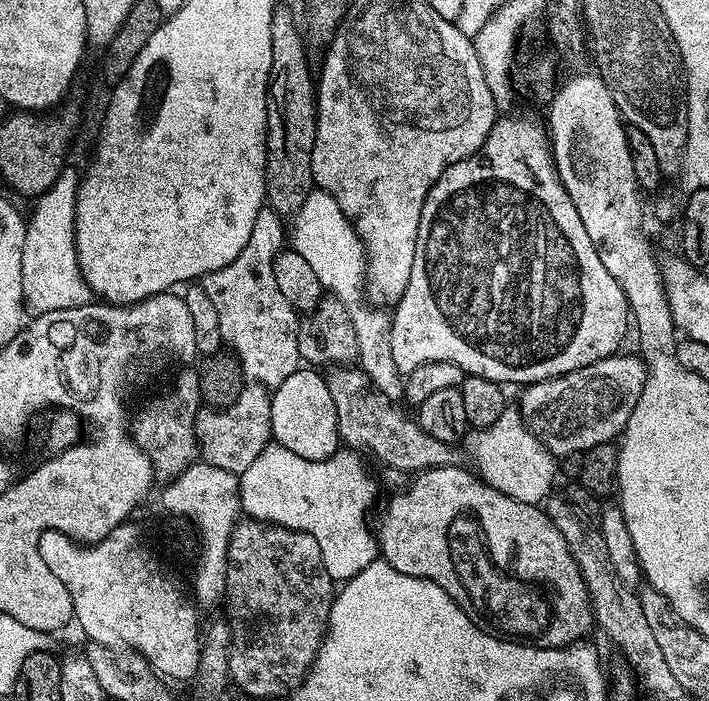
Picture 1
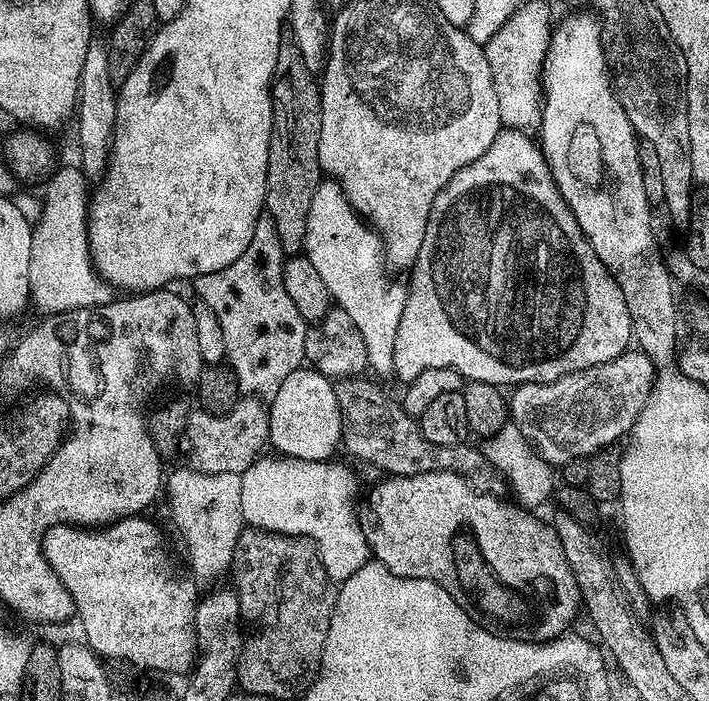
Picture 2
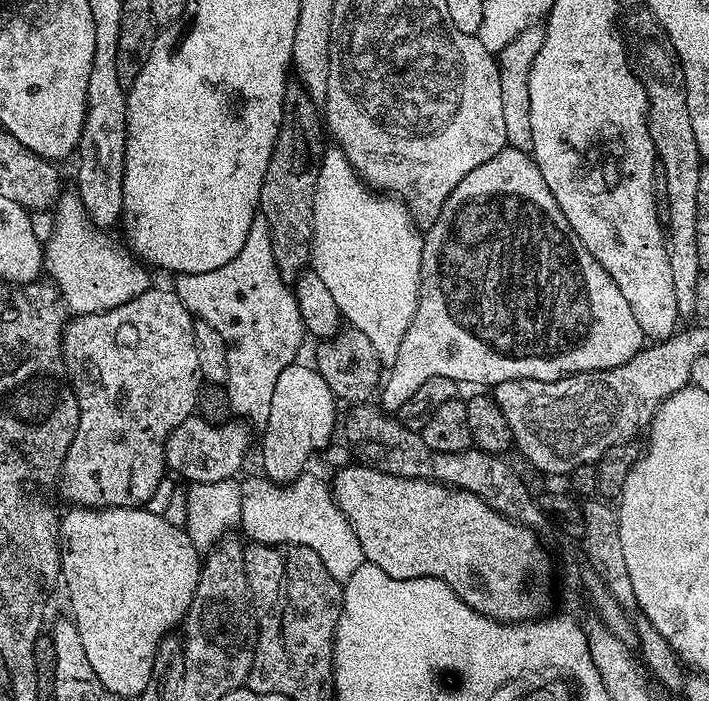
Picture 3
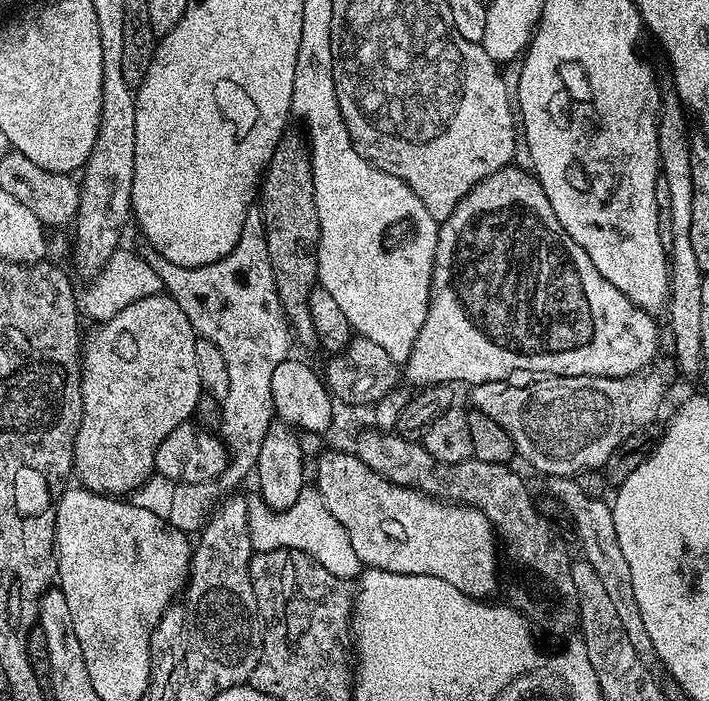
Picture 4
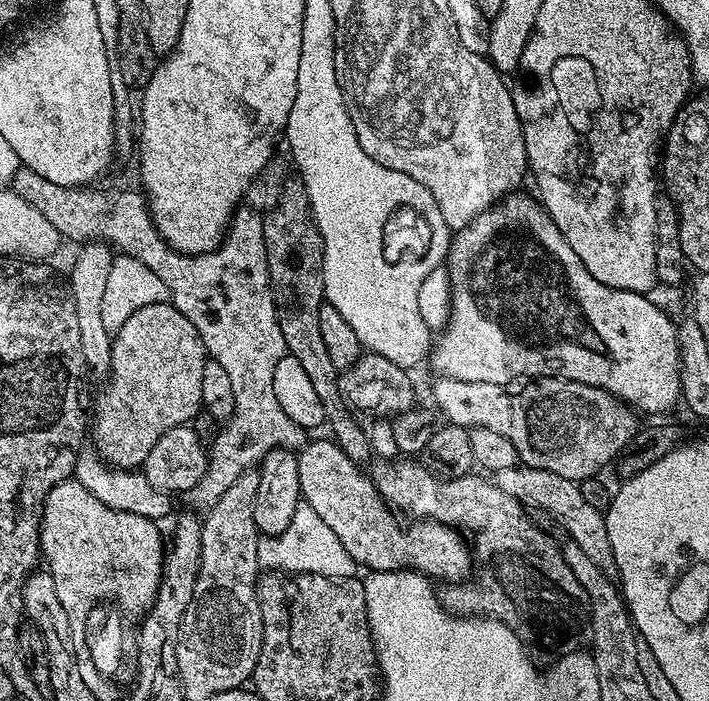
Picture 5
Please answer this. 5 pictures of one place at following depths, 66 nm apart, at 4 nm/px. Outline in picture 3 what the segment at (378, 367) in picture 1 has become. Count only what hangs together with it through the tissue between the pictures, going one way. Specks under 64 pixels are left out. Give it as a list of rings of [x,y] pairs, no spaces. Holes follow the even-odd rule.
[[[335,146],[329,147],[324,155],[320,157],[320,173],[316,183],[316,193],[314,194],[314,234],[312,235],[312,259],[310,261],[311,271],[322,278],[322,283],[329,288],[330,295],[334,302],[338,302],[338,310],[341,317],[351,327],[362,330],[366,338],[370,338],[374,350],[378,350],[378,358],[381,365],[390,366],[395,360],[398,360],[398,350],[402,347],[402,338],[406,338],[406,330],[412,324],[412,319],[418,306],[420,297],[420,271],[422,270],[422,250],[424,249],[424,238],[421,229],[415,220],[412,219],[412,213],[408,210],[408,205],[403,200],[391,195],[381,194],[373,190],[361,180],[359,174],[352,169],[352,163],[346,158],[342,149]]]

